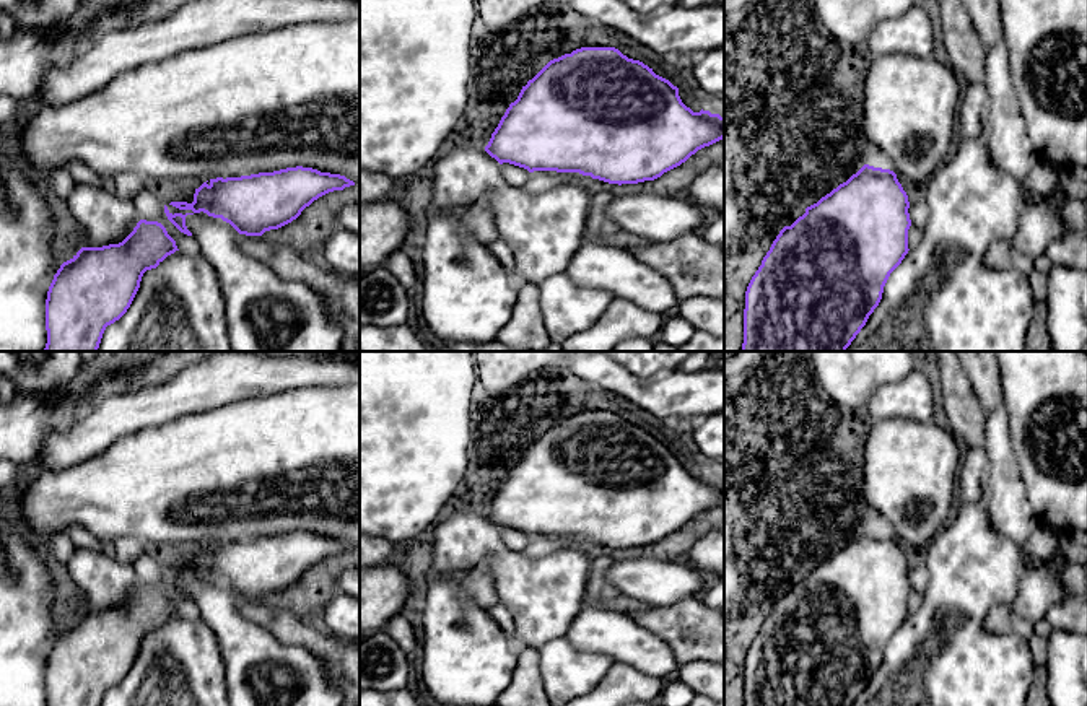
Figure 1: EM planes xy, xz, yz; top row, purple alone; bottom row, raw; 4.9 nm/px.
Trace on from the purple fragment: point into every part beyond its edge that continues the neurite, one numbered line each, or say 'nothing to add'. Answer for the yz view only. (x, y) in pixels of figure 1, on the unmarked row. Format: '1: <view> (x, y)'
nothing to add

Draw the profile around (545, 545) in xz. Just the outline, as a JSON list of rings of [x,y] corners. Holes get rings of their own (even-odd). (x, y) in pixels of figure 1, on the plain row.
[[[542,538],[529,547],[532,555],[545,555],[563,547],[561,538]]]

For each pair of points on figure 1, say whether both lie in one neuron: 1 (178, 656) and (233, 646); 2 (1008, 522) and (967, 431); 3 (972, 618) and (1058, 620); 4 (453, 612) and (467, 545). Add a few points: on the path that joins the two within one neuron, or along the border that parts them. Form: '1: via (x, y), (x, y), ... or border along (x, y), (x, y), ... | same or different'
1: border along (202, 618), (213, 633), (223, 662), (227, 687) | different
2: border along (988, 414), (983, 448) | different
3: border along (1060, 583), (1066, 597), (1055, 604), (1043, 618) | different
4: border along (432, 566), (440, 573), (453, 573), (459, 578) | different

